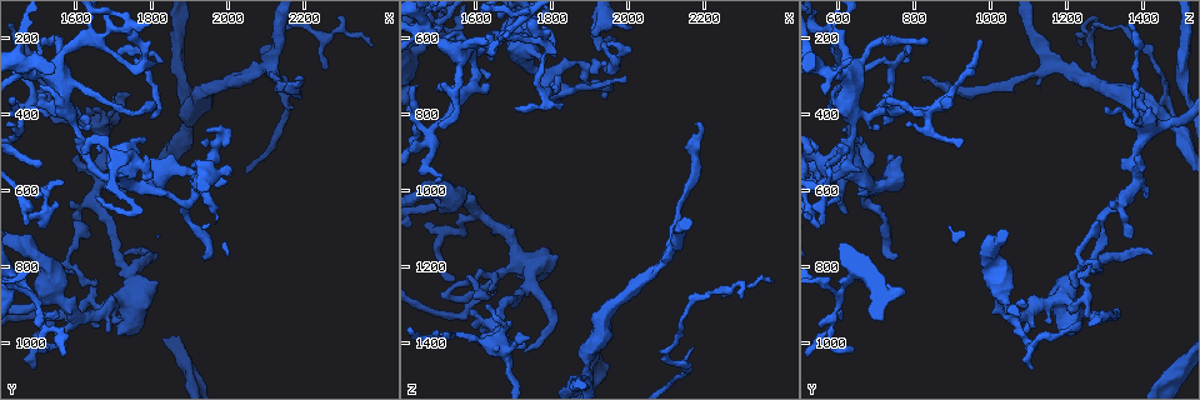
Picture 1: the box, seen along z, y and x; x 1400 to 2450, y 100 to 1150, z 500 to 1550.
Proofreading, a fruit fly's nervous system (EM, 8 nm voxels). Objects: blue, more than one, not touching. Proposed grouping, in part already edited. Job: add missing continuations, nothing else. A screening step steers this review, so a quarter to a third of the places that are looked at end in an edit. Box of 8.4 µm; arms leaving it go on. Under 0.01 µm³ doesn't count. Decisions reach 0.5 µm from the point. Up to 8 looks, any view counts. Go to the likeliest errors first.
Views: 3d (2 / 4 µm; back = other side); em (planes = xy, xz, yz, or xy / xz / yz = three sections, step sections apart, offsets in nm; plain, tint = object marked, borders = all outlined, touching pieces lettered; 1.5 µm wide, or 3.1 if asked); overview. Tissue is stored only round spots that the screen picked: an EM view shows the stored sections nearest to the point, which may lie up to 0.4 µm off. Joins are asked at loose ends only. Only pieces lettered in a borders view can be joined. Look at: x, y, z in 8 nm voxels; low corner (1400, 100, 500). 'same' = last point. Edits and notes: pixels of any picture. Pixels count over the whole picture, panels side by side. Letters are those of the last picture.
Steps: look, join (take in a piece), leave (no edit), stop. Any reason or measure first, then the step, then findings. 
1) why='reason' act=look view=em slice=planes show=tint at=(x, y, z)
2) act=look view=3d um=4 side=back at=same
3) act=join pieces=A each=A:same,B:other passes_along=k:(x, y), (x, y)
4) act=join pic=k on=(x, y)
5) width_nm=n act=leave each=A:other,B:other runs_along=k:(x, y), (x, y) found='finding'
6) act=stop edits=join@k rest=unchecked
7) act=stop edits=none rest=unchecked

why='branch stops here' act=look view=em slice=planes show=borders at=(1730, 770, 1425)

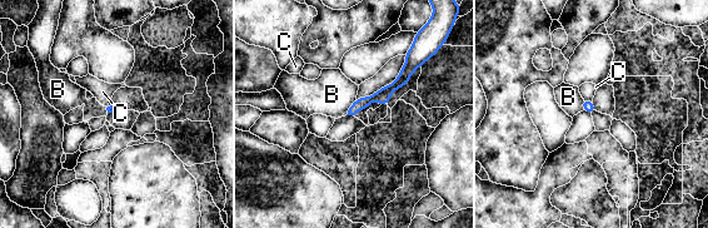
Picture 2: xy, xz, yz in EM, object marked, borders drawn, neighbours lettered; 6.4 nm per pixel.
act=leave each=B:other,C:other runs_along=2:(410, 65), (382, 97), (352, 112) found='none of them fits'

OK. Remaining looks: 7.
why='thin end' act=look view=3d um=4 at=(2380, 230, 1240)

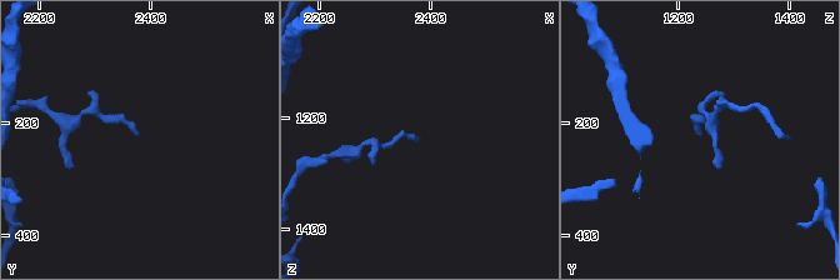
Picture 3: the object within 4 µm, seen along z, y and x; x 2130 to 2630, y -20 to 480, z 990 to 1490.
why='need the tissue' act=look view=em slice=planes show=tint at=(2380, 220, 1235)

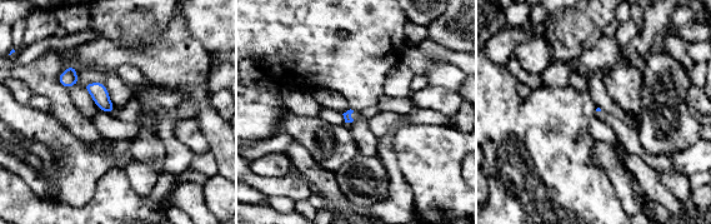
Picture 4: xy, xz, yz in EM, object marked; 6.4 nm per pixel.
why='what lies round it' act=look view=em slice=planes show=borders at=same

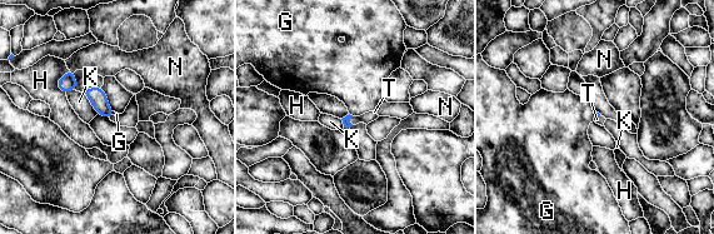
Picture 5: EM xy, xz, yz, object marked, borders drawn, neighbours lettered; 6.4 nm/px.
act=join pieces=T each=G:other,H:other,K:other,N:other,T:same found='the neuron continues'

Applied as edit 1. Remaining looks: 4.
why='free end' act=look view=em slice=xy step=8 show=tint at=(1635, 425, 690)

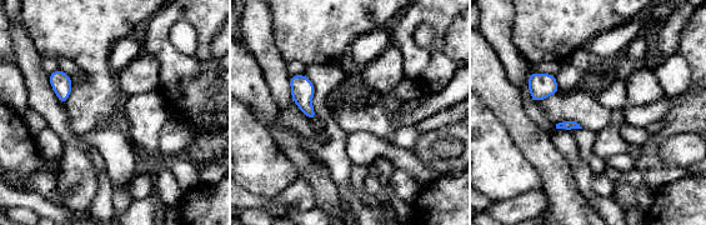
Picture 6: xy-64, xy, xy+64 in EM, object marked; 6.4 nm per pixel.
act=look view=em slice=planes show=borders at=same

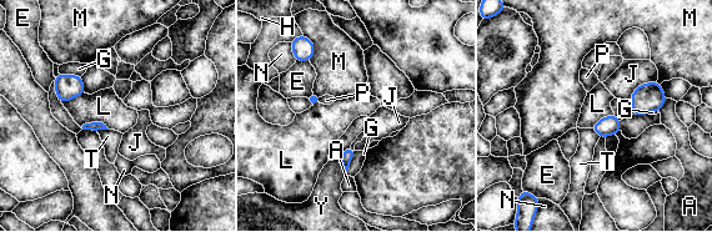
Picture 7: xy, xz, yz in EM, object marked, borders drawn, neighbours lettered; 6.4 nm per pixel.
longest_contact=J:220nm act=leave each=A:other,E:other,G:other,H:other,J:other,L:other,M:other,N:other,P:other,T:other,Y:other border=7:(81, 125), (101, 121), (109, 129) found='no lettered piece goes on from it'

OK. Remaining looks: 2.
act=stop edits=join@5 rest=unchecked

